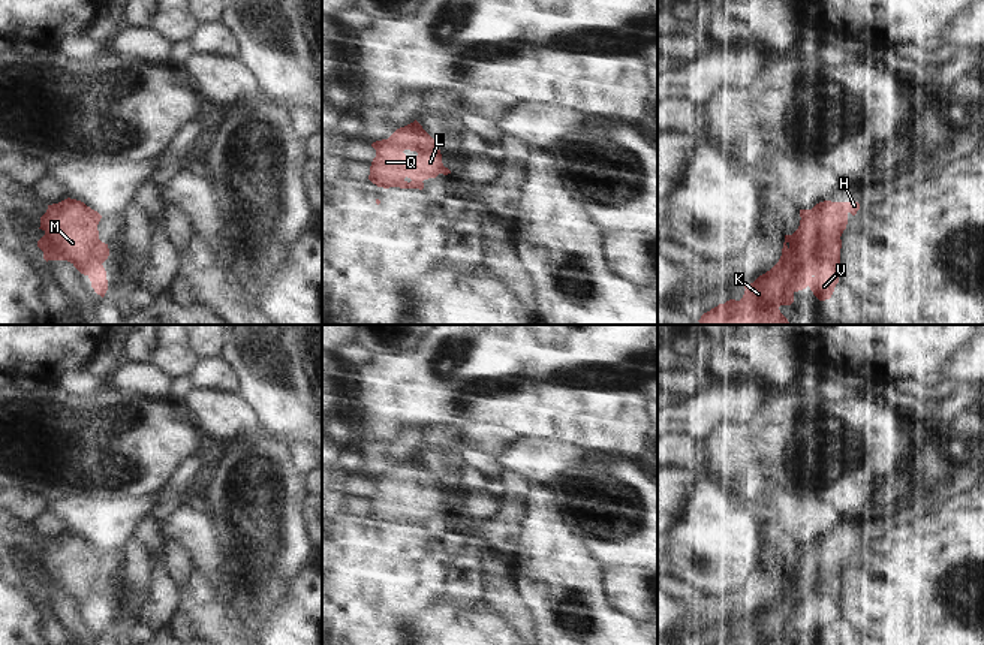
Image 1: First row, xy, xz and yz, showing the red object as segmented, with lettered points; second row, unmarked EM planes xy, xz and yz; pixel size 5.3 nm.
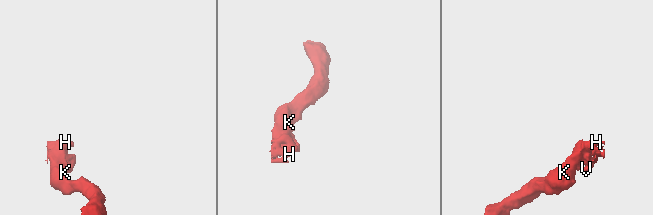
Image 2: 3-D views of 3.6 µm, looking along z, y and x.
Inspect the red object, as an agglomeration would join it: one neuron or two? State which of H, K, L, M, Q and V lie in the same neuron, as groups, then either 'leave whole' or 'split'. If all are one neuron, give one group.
H K L M Q V; leave whole

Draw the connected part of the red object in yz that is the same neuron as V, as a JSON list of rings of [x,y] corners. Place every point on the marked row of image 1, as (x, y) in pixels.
[[[824,201],[812,210],[800,210],[800,226],[792,235],[785,235],[779,262],[753,283],[744,286],[740,301],[729,299],[704,313],[699,325],[789,325],[780,313],[780,305],[791,305],[794,293],[807,286],[819,301],[830,299],[840,271],[842,233],[848,224],[848,214],[857,214],[858,202]]]

